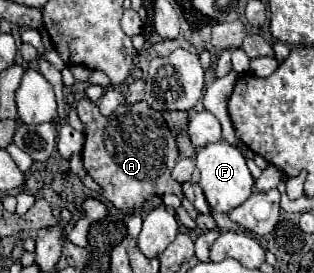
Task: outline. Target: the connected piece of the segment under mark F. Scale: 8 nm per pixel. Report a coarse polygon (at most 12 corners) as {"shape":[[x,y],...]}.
{"shape":[[223,142],[197,150],[199,186],[215,212],[253,194],[243,154]]}

